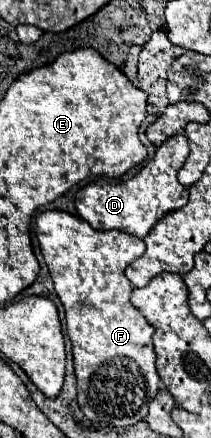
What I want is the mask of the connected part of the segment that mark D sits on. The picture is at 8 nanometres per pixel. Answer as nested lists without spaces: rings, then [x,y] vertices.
[[[175,134],[157,148],[153,160],[147,162],[133,178],[121,182],[111,182],[101,178],[83,186],[75,196],[77,214],[85,222],[89,222],[91,228],[95,230],[121,230],[145,238],[161,216],[179,210],[187,204],[189,190],[181,186],[177,180],[177,172],[183,166],[187,154],[189,154],[187,138],[183,134]]]

